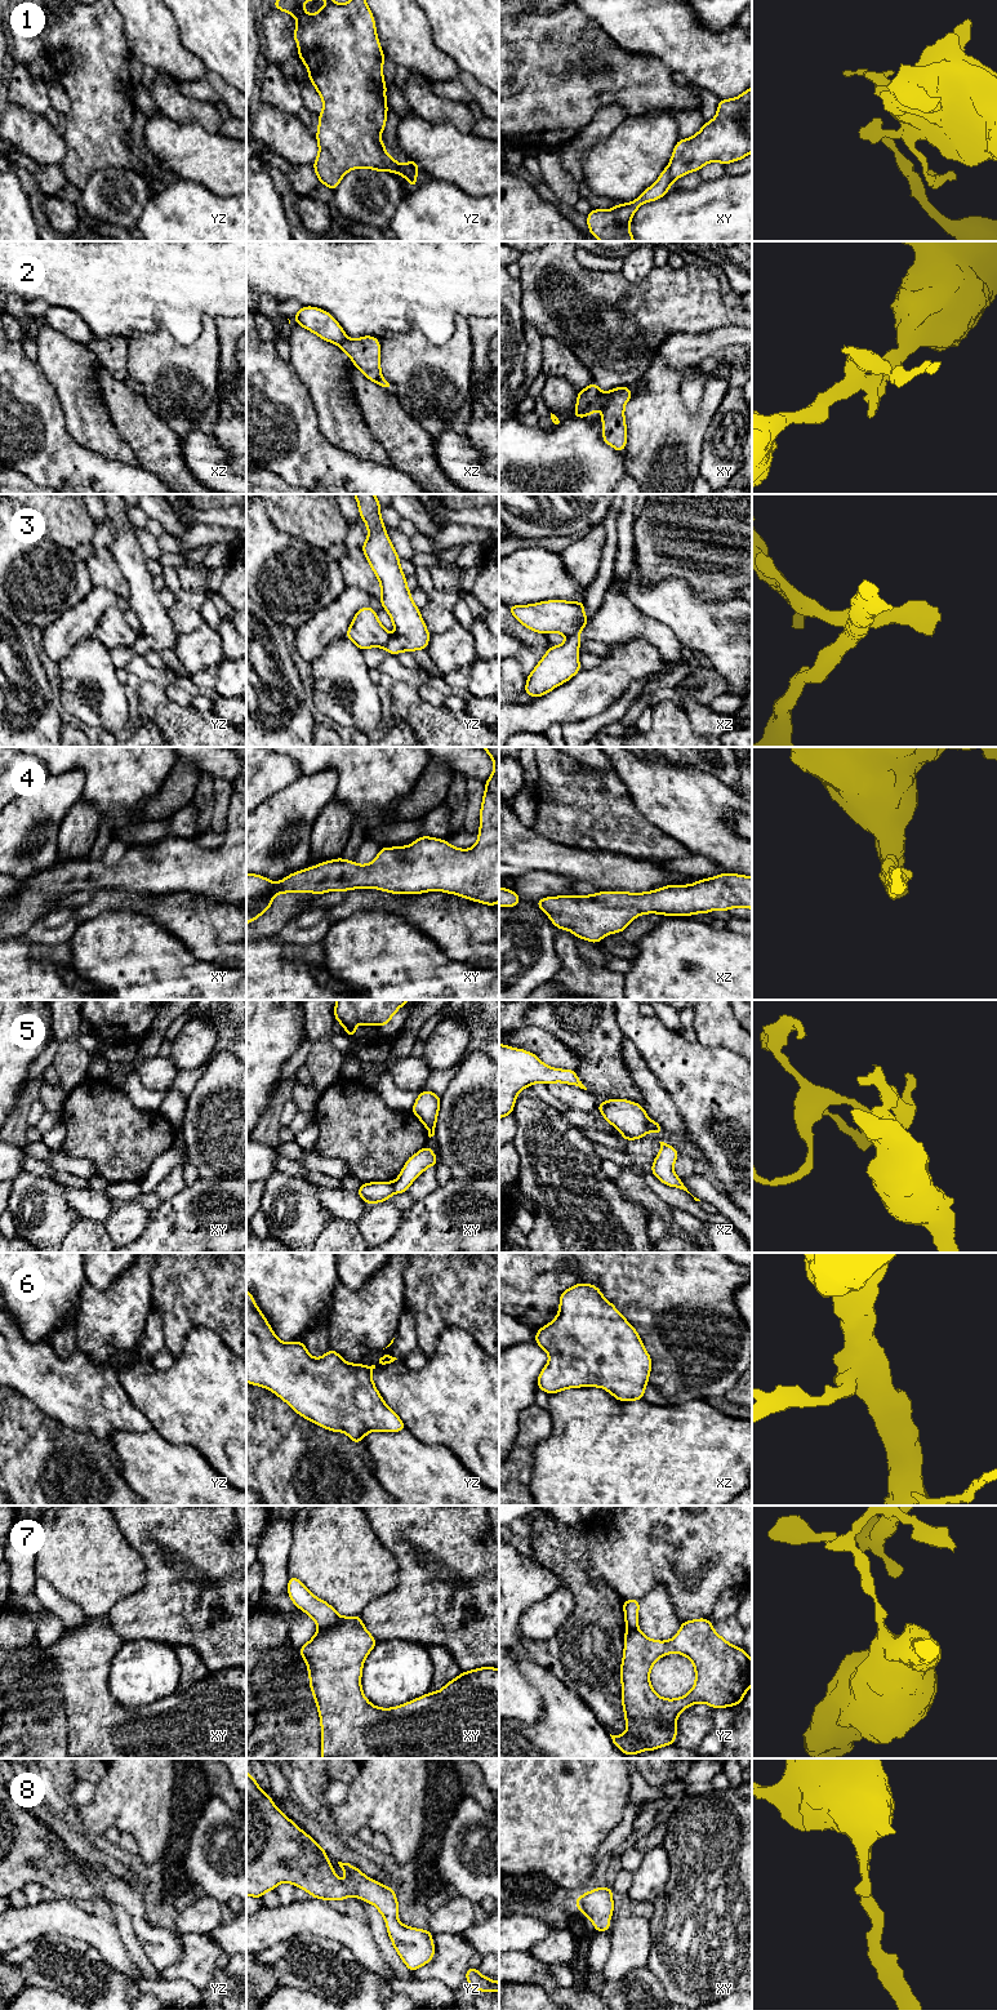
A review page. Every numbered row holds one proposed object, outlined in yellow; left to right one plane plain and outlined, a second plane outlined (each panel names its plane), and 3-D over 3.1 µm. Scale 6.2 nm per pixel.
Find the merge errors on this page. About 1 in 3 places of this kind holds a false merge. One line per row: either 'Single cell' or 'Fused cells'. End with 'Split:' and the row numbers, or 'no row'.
1: Fused cells
2: Fused cells
3: Fused cells
4: Single cell
5: Fused cells
6: Single cell
7: Fused cells
8: Single cell
Split: 1, 2, 3, 5, 7

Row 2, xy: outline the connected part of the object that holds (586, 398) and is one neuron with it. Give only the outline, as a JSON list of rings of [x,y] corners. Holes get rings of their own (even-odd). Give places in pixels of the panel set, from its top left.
[[[592,381],[586,390],[578,390],[577,406],[573,418],[584,418],[591,414],[591,405],[597,399],[600,388],[596,382]]]

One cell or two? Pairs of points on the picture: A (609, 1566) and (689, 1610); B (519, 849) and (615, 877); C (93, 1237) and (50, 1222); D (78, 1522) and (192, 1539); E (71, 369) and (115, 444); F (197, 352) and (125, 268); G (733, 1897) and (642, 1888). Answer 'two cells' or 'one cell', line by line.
A: one cell
B: one cell
C: two cells
D: two cells
E: one cell
F: two cells
G: two cells

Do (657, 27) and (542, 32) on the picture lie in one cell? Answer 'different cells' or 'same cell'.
different cells

